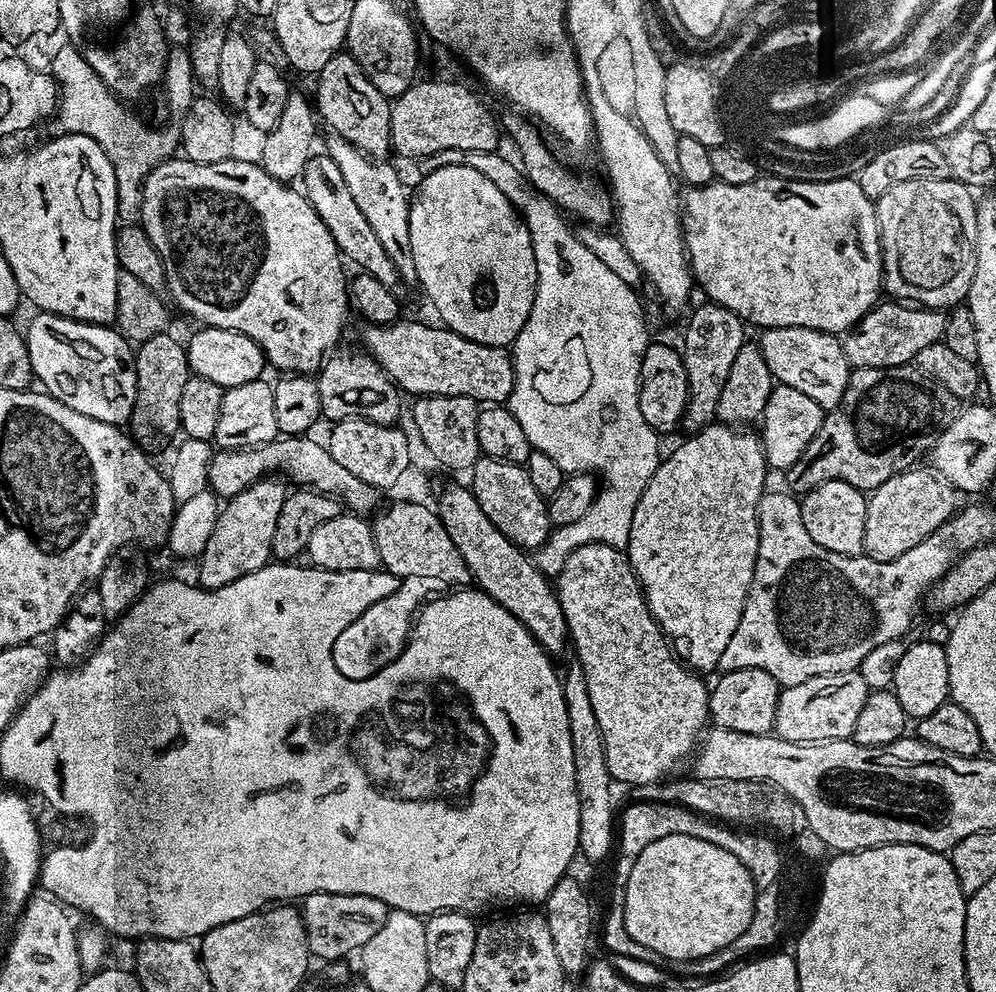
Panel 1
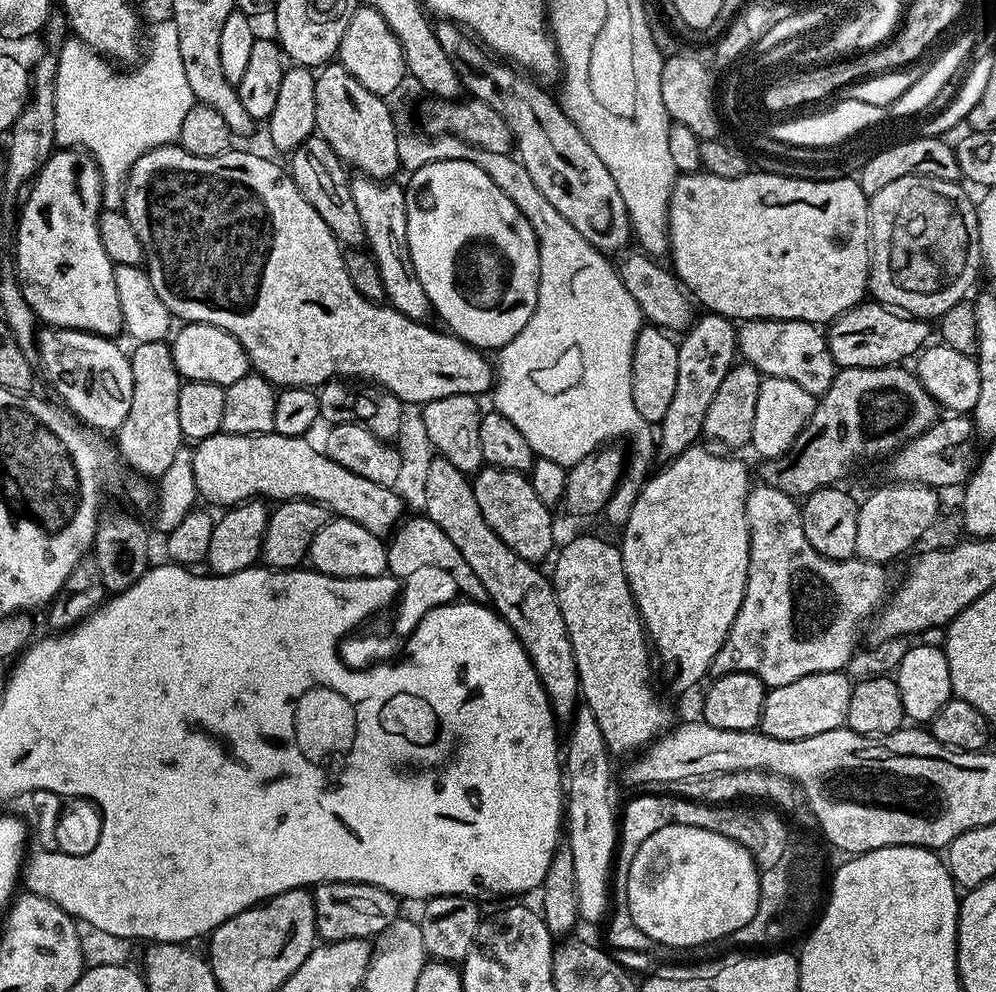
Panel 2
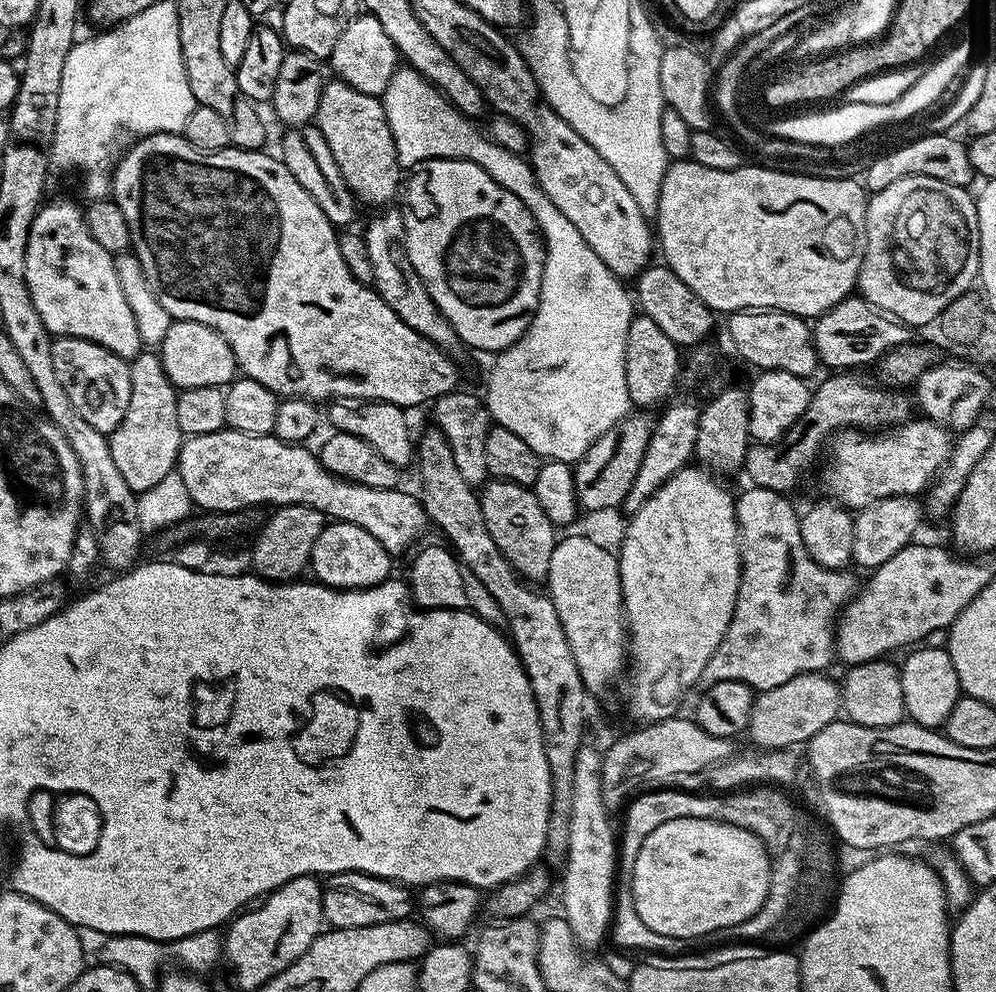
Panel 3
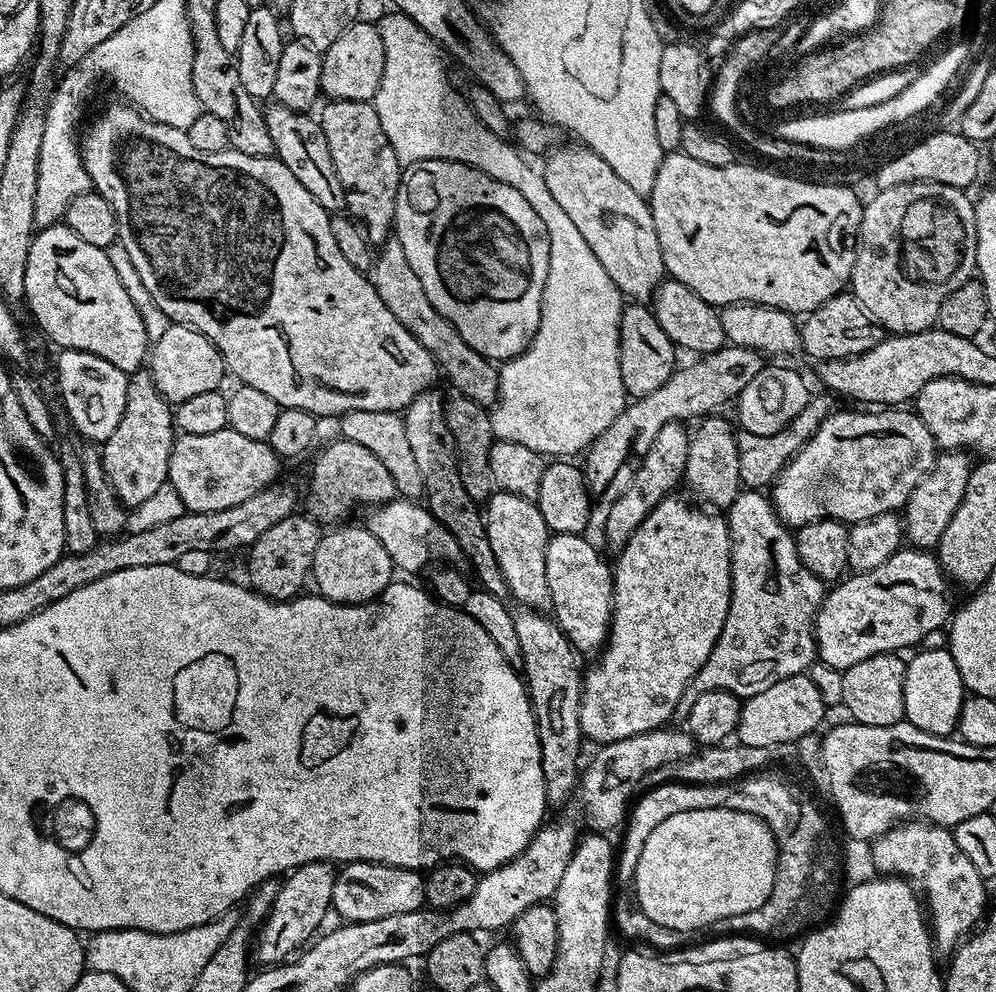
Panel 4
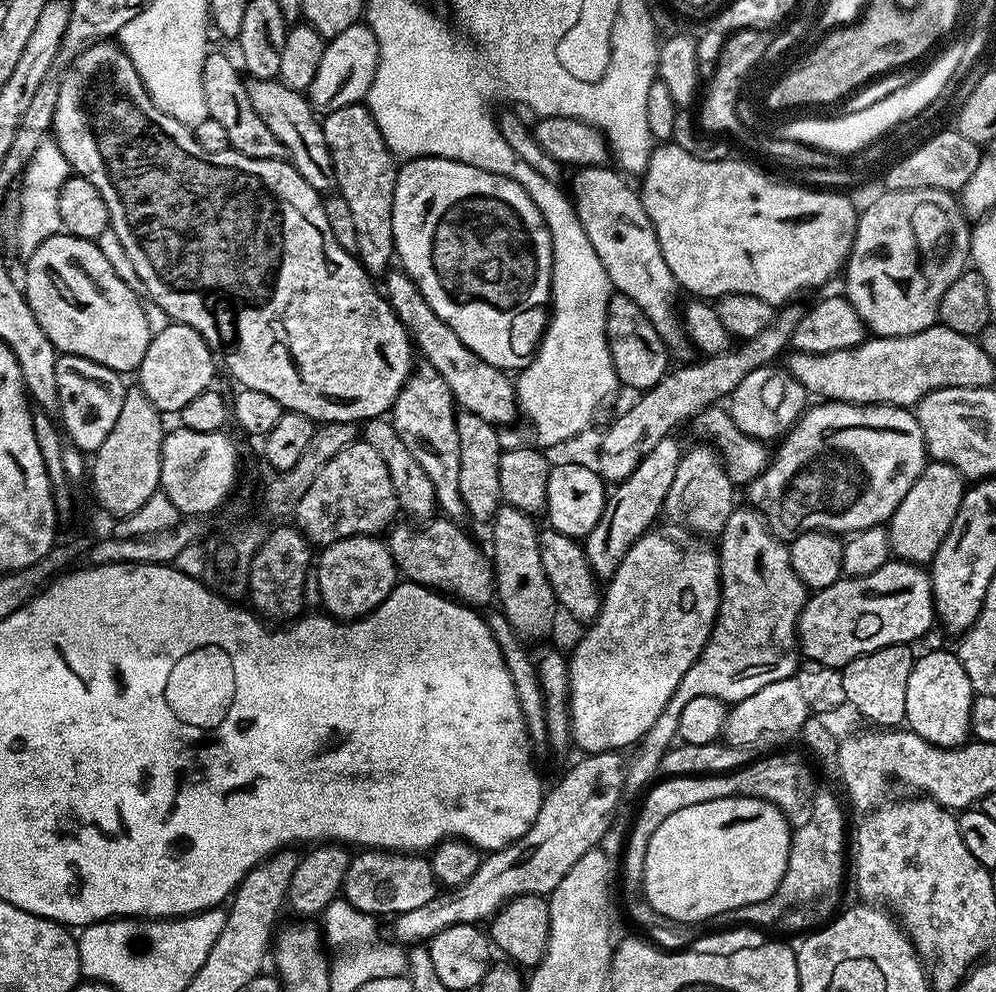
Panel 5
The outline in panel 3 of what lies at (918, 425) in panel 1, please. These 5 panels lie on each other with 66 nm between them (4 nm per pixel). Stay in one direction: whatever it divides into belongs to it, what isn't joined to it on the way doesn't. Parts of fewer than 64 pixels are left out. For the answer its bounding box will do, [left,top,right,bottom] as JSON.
[743,370,914,494]

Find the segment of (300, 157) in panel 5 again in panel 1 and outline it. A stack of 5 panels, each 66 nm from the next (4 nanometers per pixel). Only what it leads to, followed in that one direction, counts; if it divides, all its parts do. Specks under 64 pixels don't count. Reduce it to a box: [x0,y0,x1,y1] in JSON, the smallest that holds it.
[302,154,401,289]

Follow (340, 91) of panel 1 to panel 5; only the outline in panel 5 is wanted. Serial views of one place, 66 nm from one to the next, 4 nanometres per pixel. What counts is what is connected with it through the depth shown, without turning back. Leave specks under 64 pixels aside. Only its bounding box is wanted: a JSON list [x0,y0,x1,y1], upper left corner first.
[322,103,397,277]

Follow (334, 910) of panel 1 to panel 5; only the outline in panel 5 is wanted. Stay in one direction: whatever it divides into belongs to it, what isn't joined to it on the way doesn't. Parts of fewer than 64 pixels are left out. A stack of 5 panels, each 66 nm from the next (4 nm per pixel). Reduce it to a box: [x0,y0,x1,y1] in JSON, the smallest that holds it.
[342,850,438,918]

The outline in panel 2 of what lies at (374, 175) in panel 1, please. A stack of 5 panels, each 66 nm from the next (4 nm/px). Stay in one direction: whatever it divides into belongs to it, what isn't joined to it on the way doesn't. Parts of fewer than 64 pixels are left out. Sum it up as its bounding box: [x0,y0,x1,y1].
[348,175,434,321]

